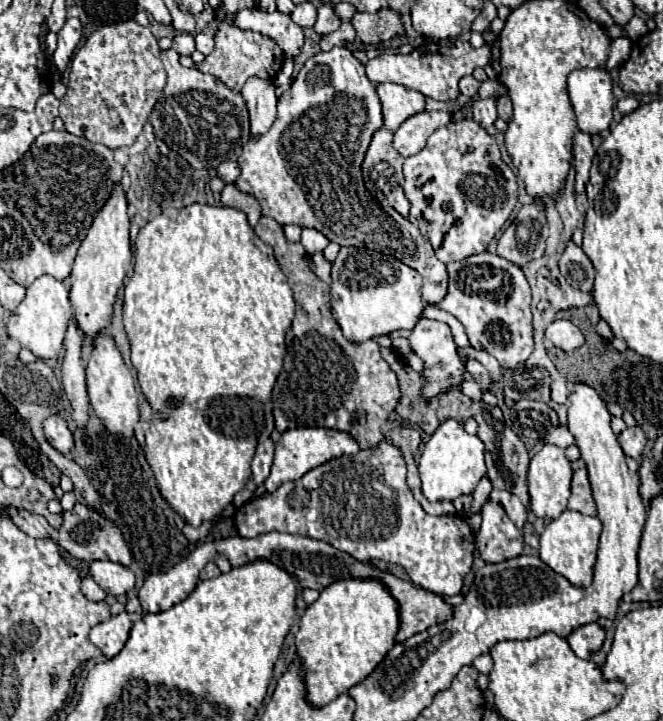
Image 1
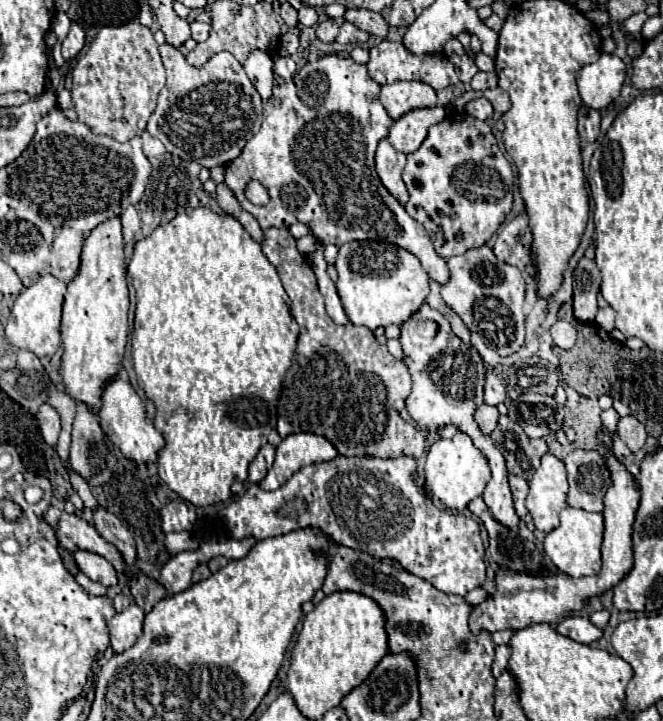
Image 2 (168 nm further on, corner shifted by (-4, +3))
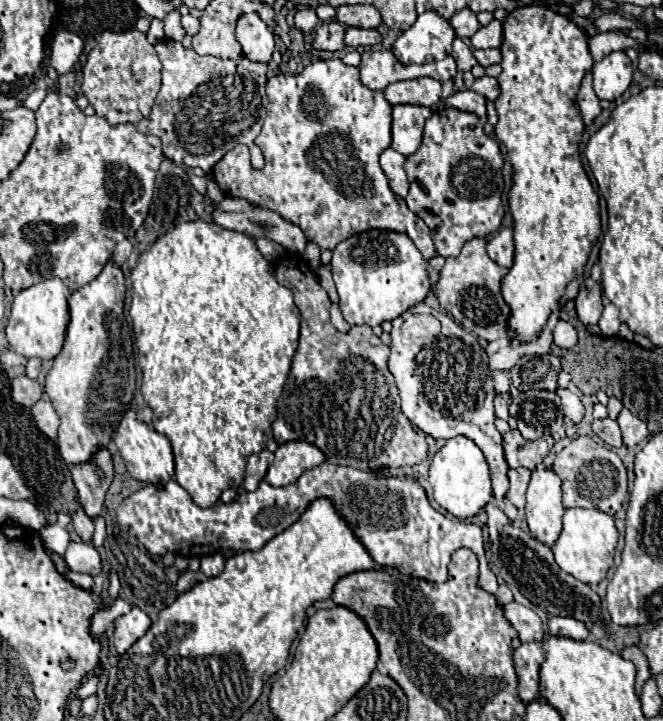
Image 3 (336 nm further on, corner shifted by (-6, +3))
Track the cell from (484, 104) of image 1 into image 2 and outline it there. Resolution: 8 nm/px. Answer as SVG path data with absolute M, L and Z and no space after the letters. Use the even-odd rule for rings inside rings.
M478 98L478 100L472 100L466 104L464 108L470 116L478 118L478 120L490 120L492 118L492 104L486 100L486 98Z

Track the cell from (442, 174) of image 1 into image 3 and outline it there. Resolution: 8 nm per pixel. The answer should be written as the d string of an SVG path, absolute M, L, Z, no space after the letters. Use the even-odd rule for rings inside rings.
M454 108L434 110L426 120L422 146L406 158L404 168L410 182L406 204L430 228L440 256L458 256L468 240L486 238L500 228L504 158L498 142L484 132L476 114Z

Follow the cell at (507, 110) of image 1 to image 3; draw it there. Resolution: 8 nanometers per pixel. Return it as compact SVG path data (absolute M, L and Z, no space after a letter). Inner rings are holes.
M484 76L480 80L474 80L472 90L478 92L478 94L482 94L488 100L496 100L500 96L500 86L498 86L496 78L490 78L490 76Z

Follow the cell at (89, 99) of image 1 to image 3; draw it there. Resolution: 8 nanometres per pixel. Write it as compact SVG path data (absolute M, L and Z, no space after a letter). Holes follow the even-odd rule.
M106 30L102 32L100 42L92 48L84 64L82 92L88 98L90 106L96 110L96 116L106 118L110 126L124 122L138 124L152 110L154 98L160 90L160 70L162 64L144 32Z

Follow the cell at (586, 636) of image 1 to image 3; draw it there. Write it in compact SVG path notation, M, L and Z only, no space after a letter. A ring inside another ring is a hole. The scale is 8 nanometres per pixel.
M552 616L550 622L548 622L548 634L566 636L566 638L572 638L572 640L586 640L588 638L588 628L580 620Z

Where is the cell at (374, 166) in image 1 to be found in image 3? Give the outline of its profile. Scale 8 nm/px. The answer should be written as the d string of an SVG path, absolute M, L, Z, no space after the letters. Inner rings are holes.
M386 148L380 156L380 166L382 166L382 170L390 182L390 188L400 198L406 198L408 188L410 188L406 172L404 172L404 160L406 160L406 156L394 152L392 148Z

